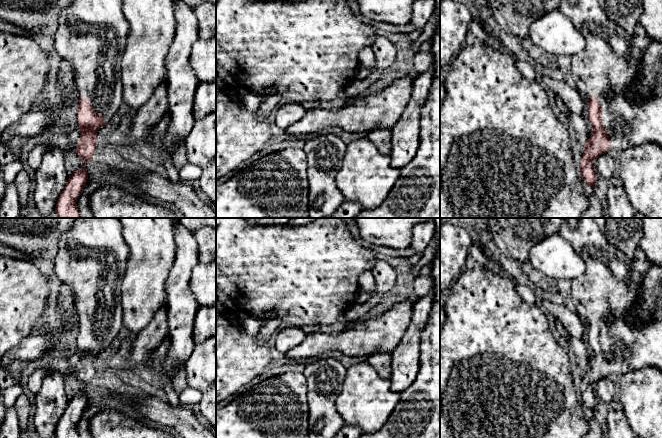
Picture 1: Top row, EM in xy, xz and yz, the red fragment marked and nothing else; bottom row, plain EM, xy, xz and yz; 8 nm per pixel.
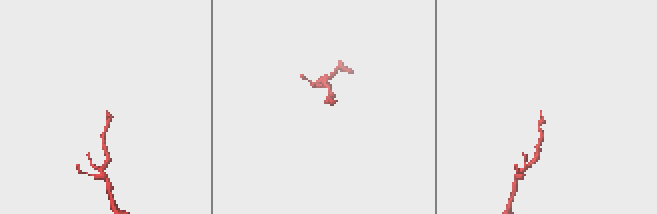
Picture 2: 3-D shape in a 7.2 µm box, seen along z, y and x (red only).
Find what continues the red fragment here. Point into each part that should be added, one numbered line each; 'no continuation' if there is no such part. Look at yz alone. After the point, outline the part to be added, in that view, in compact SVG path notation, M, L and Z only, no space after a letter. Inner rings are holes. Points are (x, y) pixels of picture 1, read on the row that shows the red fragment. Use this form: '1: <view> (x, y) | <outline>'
1: yz (610, 60) | M561 0L558 10L570 18L574 26L582 33L586 40L584 49L571 57L570 74L576 88L584 96L591 99L594 95L602 105L602 122L611 141L612 149L623 151L627 148L653 142L662 147L662 97L657 96L647 100L632 102L623 95L623 90L638 78L639 66L643 52L634 44L632 35L622 27L612 22L604 13L597 0ZM609 89L614 92L613 99L607 99Z

